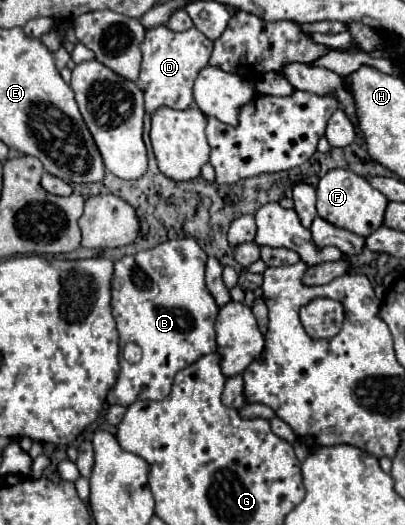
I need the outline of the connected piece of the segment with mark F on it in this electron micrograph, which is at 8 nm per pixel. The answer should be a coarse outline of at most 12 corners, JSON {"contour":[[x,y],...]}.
{"contour":[[329,171],[317,213],[361,237],[383,225],[387,197],[365,177]]}

